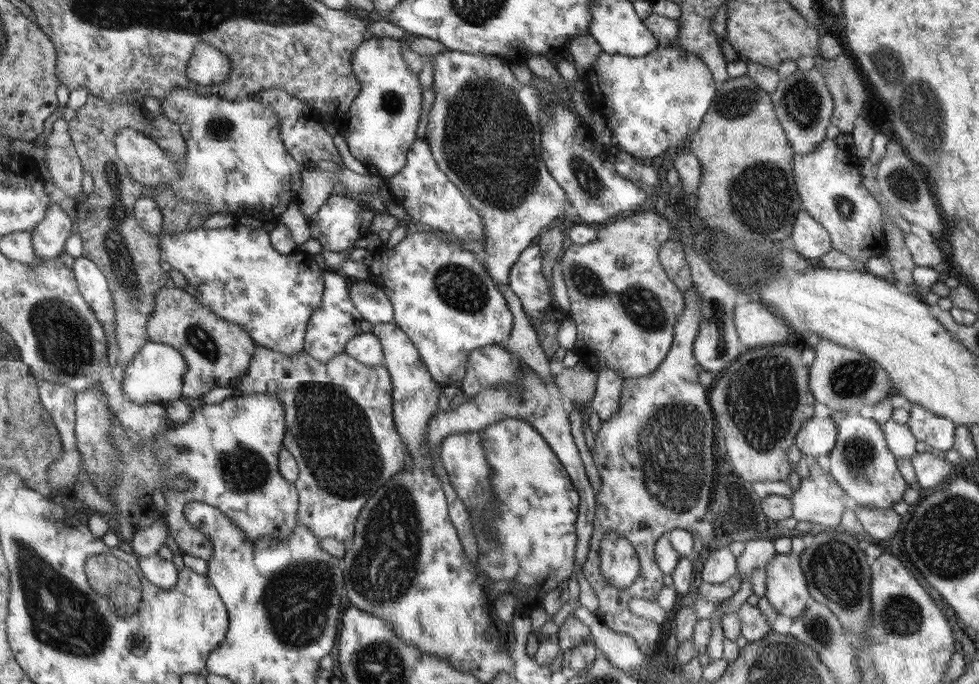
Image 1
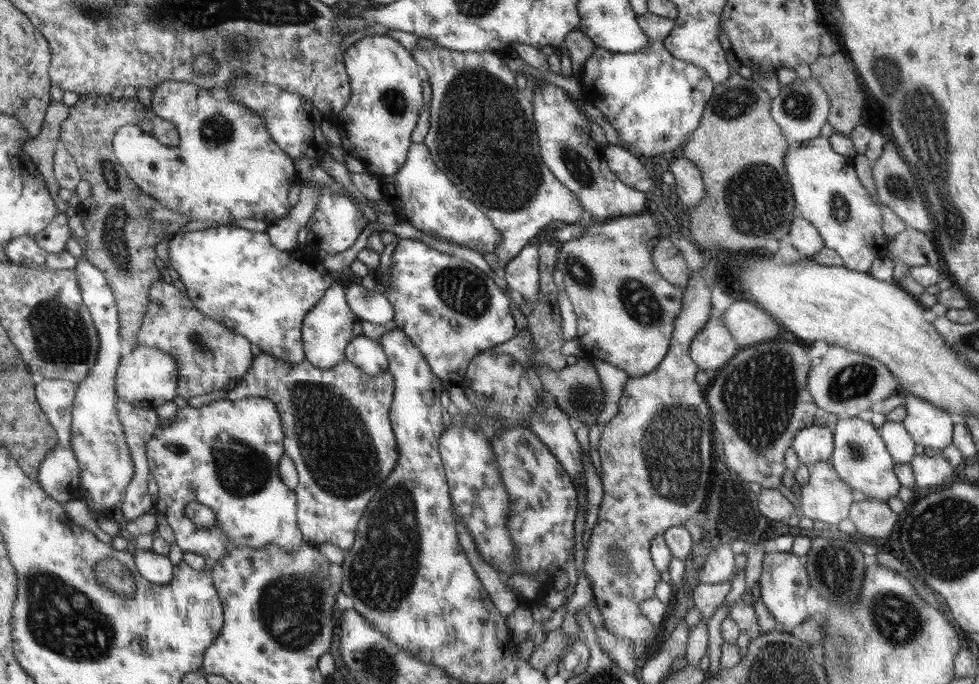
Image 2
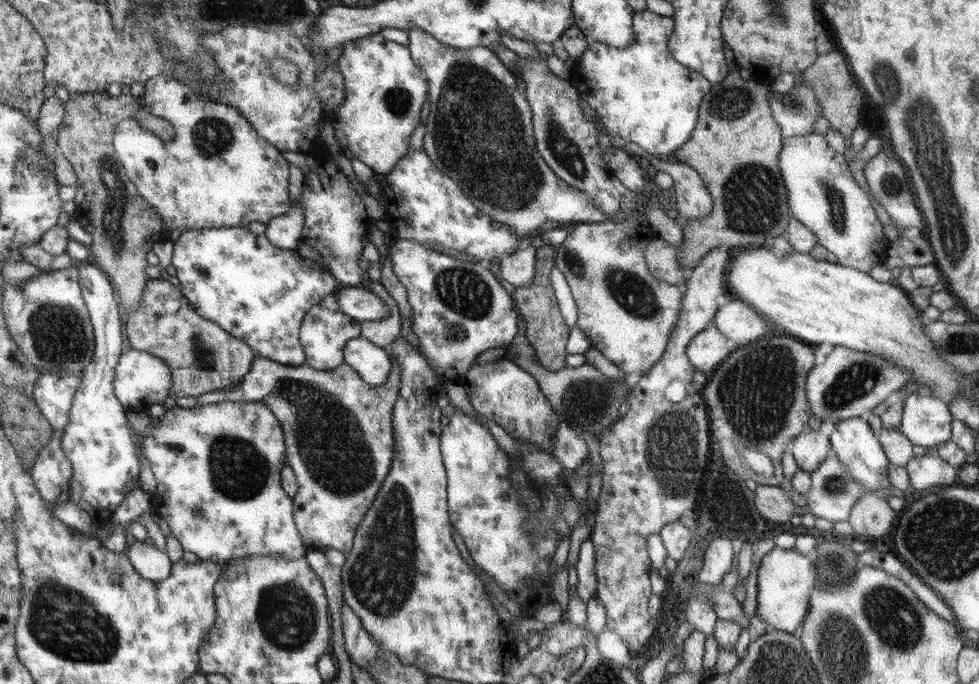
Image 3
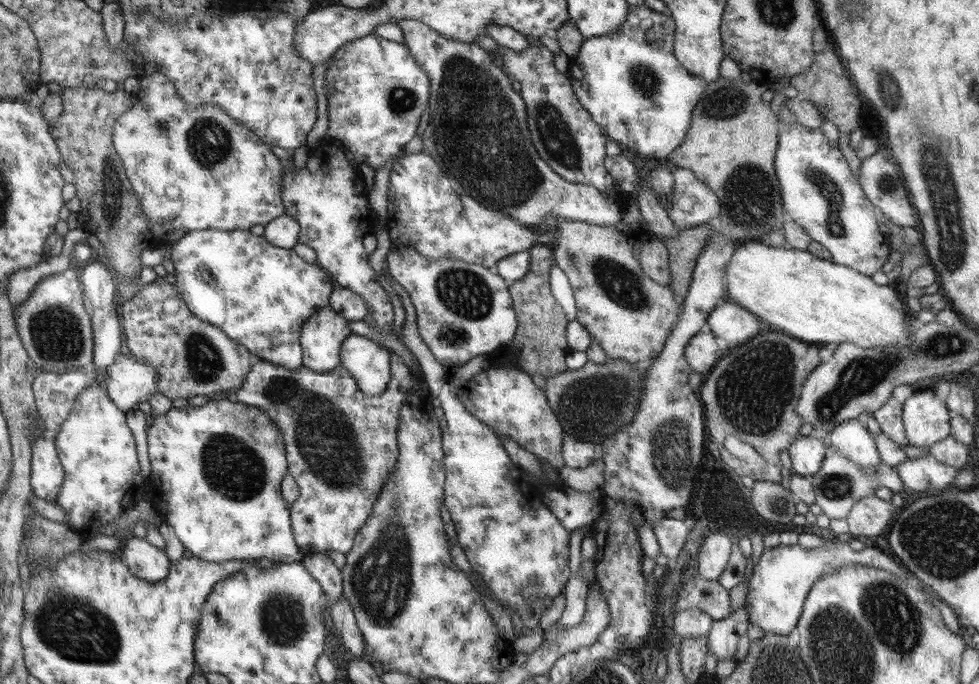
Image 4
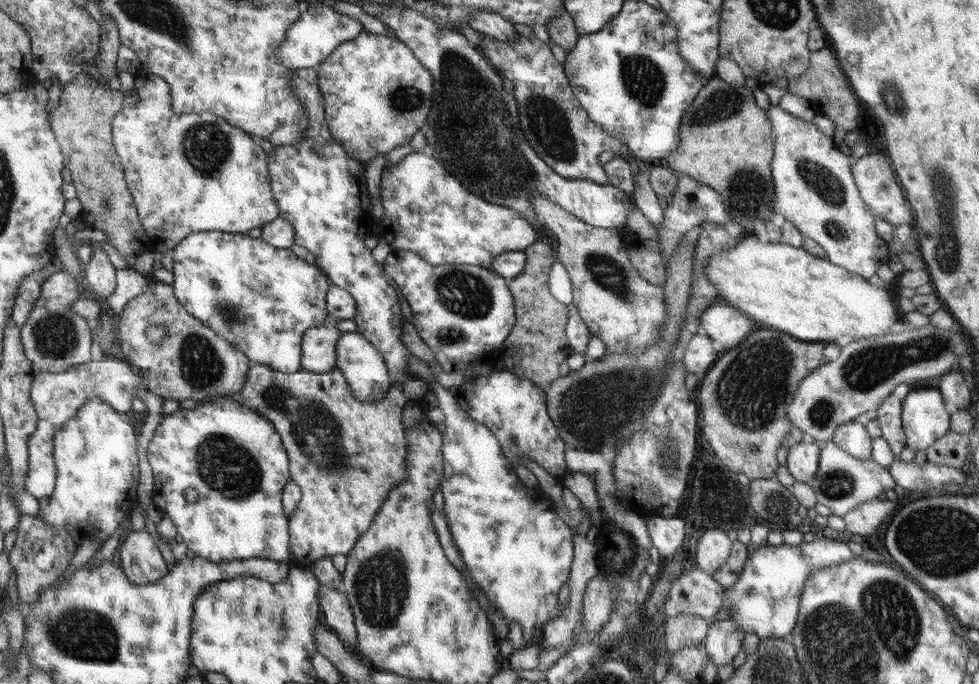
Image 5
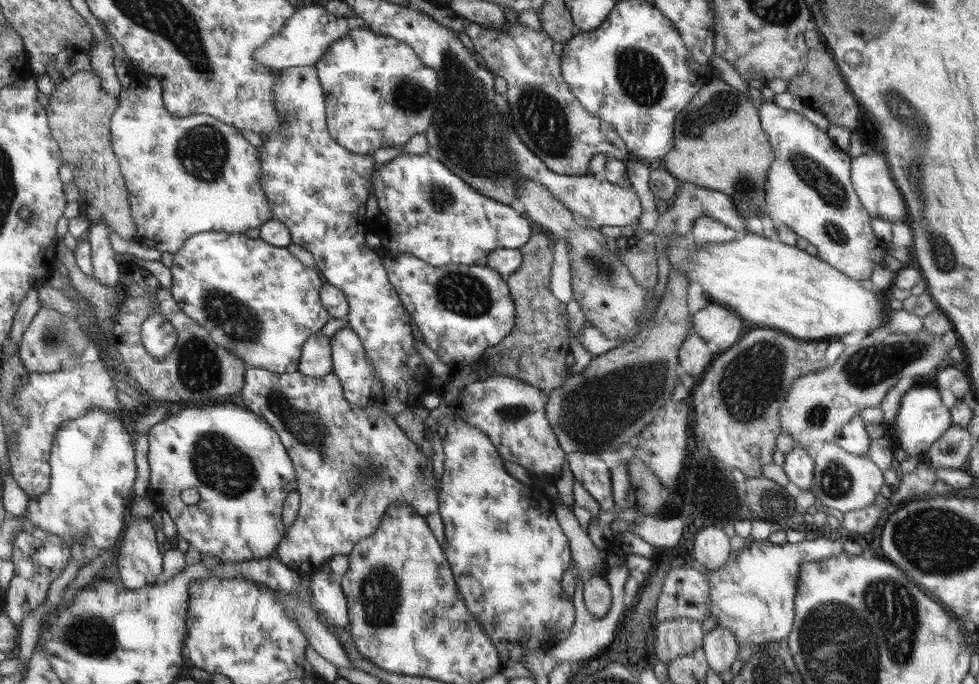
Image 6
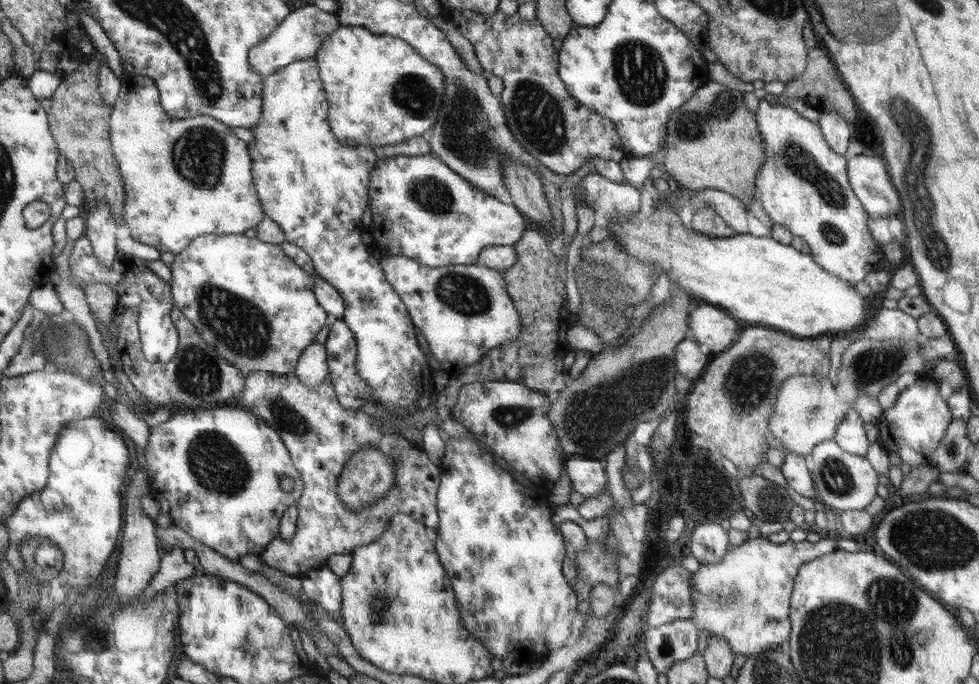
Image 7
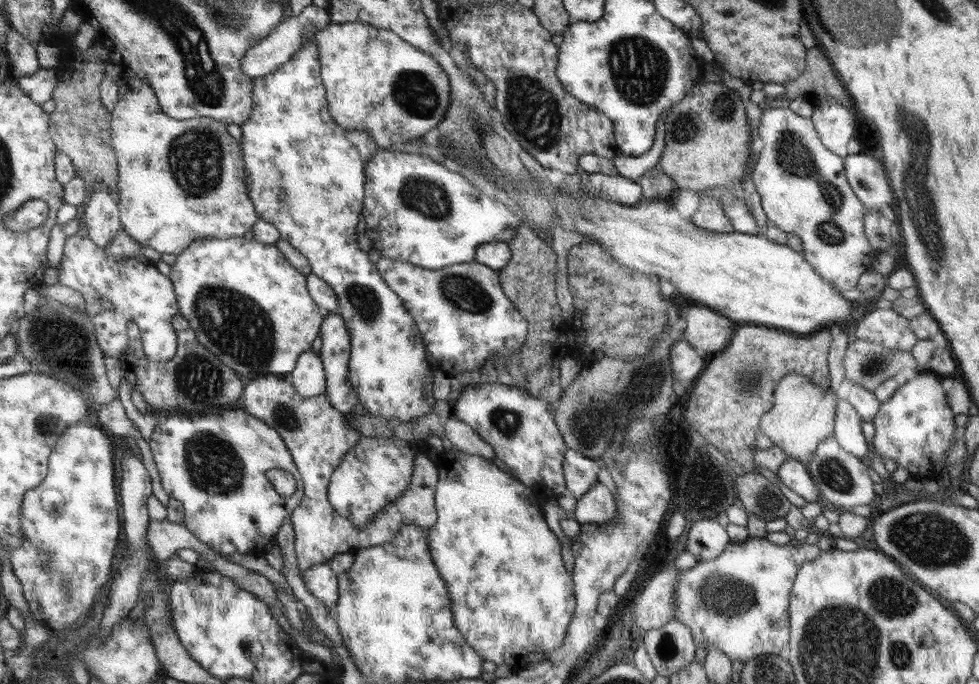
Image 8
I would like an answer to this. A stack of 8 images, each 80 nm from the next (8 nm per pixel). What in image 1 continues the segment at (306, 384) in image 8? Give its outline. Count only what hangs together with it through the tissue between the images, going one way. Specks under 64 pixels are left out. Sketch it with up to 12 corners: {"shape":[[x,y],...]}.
{"shape":[[322,270],[306,353],[328,362],[362,334],[348,278]]}

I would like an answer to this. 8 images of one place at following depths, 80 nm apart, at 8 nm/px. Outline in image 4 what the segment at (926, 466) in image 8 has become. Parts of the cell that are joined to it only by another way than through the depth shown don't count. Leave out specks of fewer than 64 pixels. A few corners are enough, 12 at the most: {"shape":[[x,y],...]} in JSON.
{"shape":[[934,389],[902,407],[908,445],[929,448],[951,434],[949,408]]}

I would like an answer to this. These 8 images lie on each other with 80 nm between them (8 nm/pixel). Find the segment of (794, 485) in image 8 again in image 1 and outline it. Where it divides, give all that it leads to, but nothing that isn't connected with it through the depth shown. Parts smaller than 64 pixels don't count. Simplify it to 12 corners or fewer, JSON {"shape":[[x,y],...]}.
{"shape":[[805,420],[795,436],[803,456],[828,456],[837,424]]}

